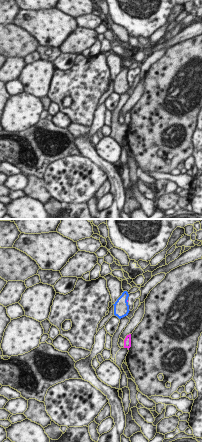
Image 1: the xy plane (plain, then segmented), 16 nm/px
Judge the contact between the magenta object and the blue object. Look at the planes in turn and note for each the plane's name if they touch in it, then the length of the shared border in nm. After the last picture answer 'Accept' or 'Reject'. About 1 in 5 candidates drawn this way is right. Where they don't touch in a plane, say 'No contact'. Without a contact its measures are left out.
No contact.

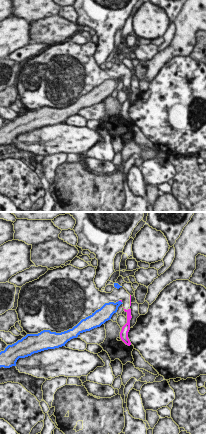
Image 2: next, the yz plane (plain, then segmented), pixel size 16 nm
Touches magenta in yz. Shared border 60 nm.

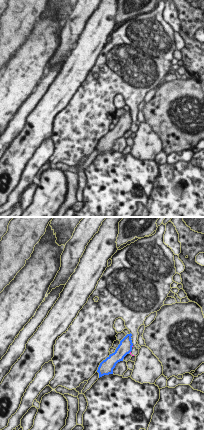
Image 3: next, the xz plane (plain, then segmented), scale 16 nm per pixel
No contact.

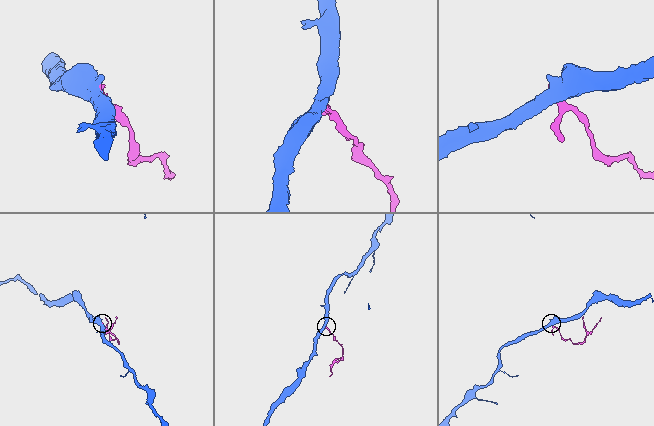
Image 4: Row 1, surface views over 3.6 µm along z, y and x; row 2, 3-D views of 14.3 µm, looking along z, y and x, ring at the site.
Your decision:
Reject.

